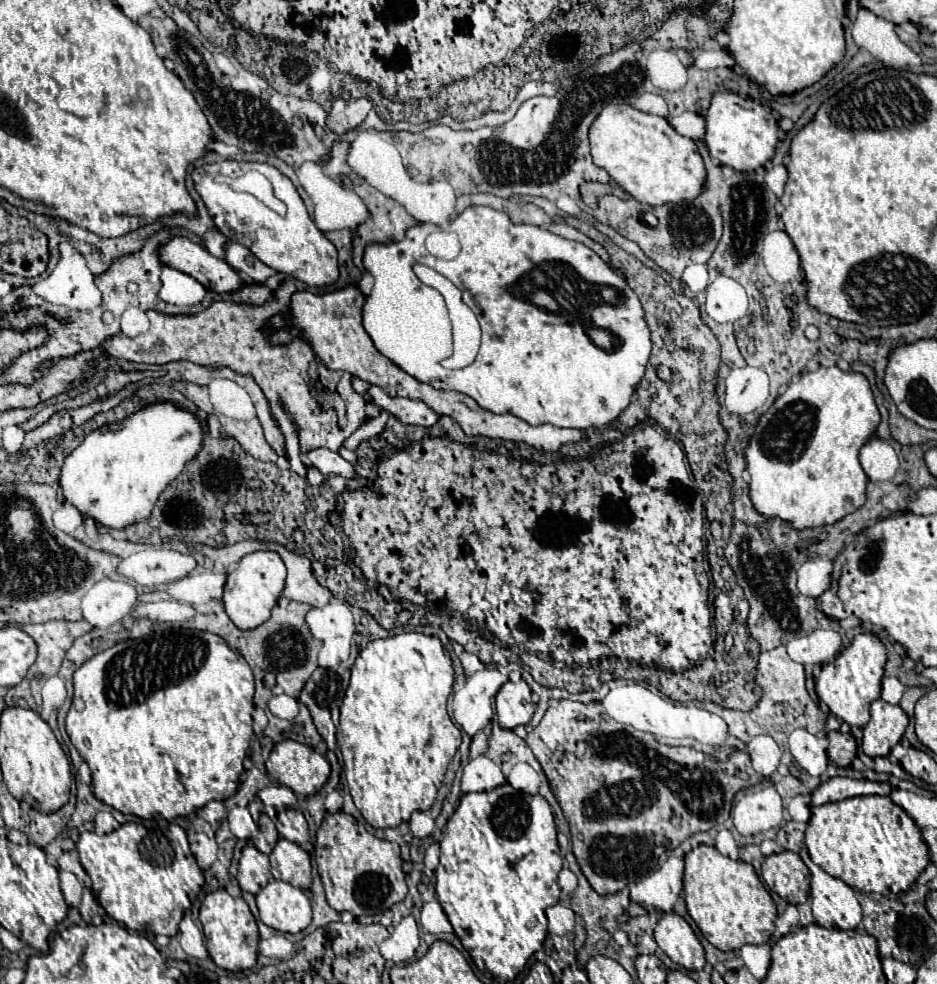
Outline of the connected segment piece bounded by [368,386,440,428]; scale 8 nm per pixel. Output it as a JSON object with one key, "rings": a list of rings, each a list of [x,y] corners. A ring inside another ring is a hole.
{"rings":[[[372,386],[368,390],[368,396],[372,398],[374,404],[378,404],[382,410],[386,410],[388,414],[400,418],[400,422],[404,424],[416,424],[416,426],[424,426],[430,428],[438,422],[438,414],[428,408],[424,402],[420,400],[408,400],[408,398],[400,398],[400,396],[390,396],[384,388],[380,386]]]}

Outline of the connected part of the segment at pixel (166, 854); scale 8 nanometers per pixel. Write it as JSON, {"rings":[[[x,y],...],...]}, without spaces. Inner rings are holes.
{"rings":[[[126,822],[118,830],[98,836],[96,832],[82,832],[78,840],[80,864],[92,880],[92,892],[108,916],[130,930],[146,934],[176,936],[178,924],[184,912],[190,908],[190,894],[198,894],[204,884],[204,874],[196,864],[186,840],[186,832],[178,824],[168,824],[160,834],[160,828],[150,832],[140,822]]]}

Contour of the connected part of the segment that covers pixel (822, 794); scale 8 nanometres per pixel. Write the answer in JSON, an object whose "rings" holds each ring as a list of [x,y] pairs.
{"rings":[[[830,778],[824,784],[820,784],[812,792],[812,806],[820,806],[826,802],[838,802],[854,796],[868,796],[868,794],[880,794],[888,796],[890,790],[894,790],[888,782],[870,782],[870,780],[856,780],[856,778]]]}

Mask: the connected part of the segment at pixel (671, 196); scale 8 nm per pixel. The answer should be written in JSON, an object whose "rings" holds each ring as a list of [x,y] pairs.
{"rings":[[[608,104],[590,128],[592,160],[626,192],[648,206],[694,200],[706,186],[706,168],[694,140],[678,134],[666,118],[640,112],[630,104]]]}

